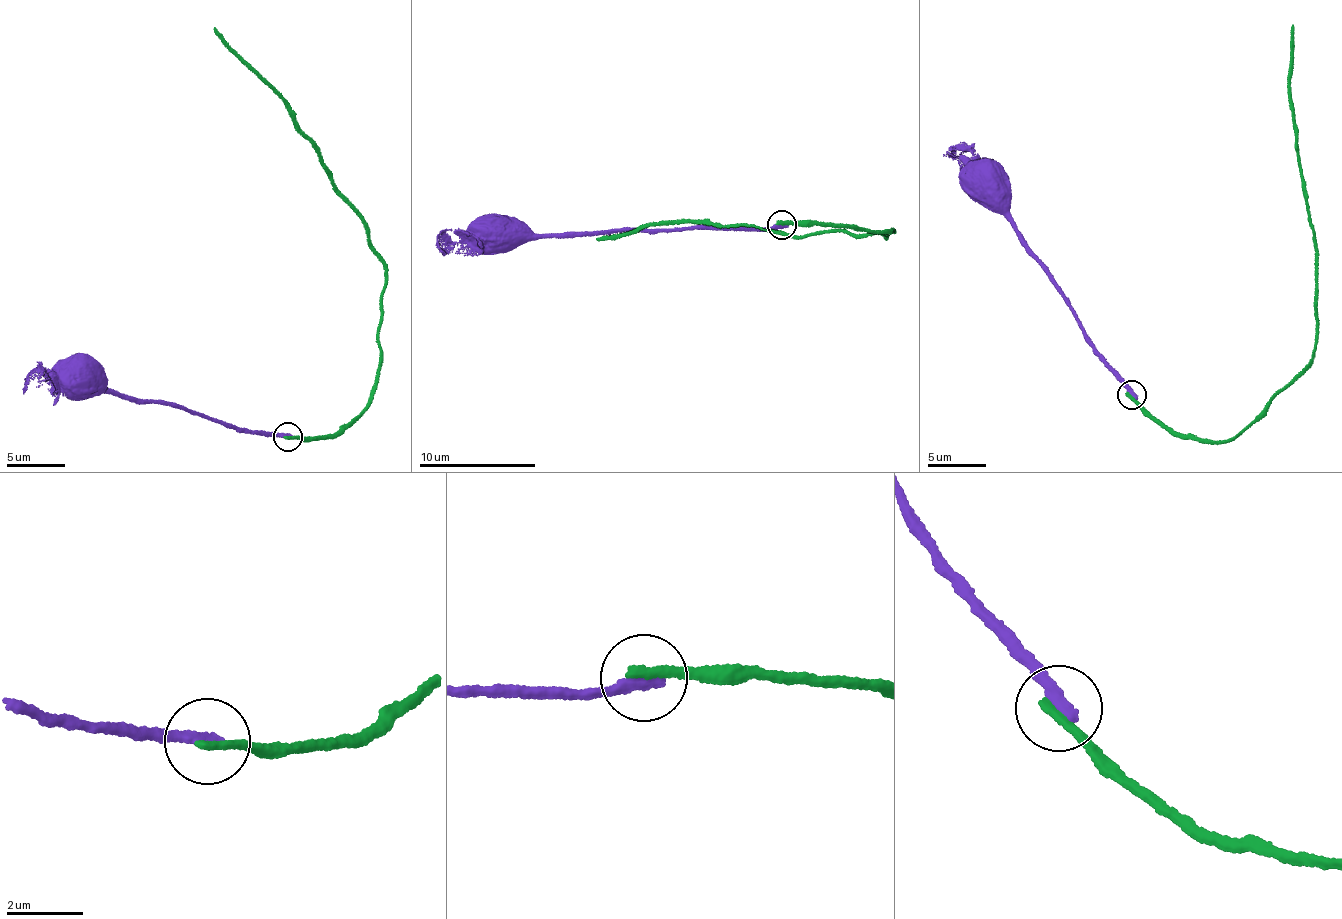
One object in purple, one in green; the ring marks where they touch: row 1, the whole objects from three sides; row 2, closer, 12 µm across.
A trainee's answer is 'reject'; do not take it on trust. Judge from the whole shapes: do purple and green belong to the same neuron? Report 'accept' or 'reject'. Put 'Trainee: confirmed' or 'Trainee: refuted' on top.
Trainee: confirmed
reject

